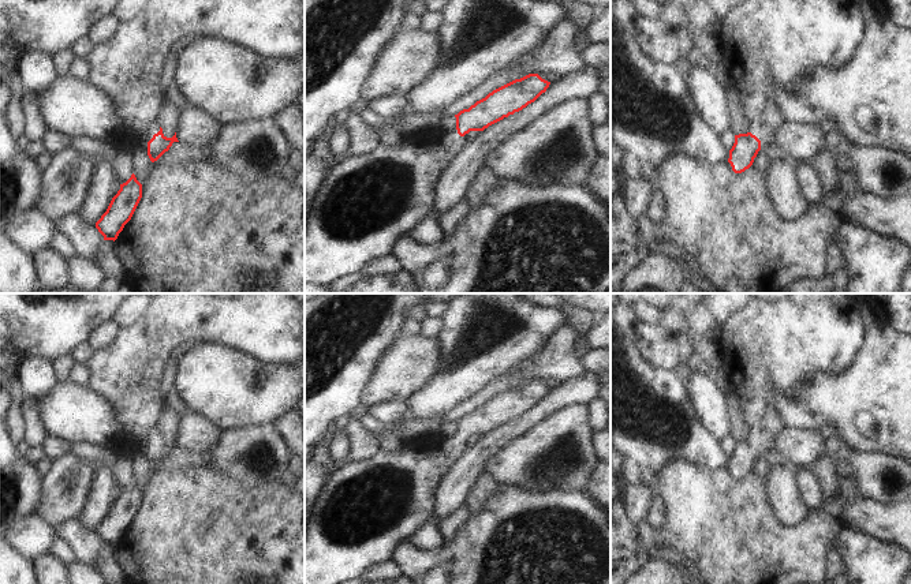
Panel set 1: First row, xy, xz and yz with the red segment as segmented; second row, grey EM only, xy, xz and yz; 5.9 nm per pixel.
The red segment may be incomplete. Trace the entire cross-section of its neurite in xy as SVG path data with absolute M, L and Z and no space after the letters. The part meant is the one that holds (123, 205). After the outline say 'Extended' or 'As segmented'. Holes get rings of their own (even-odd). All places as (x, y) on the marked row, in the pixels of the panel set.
M132 173L131 177L120 184L120 190L112 198L107 211L96 222L96 228L104 240L116 240L124 225L131 220L142 198L142 184Z. As segmented.

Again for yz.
M743 0L733 7L724 19L724 60L739 91L743 111L750 120L751 131L735 135L728 162L735 173L748 169L763 146L774 146L774 131L781 120L776 96L769 83L763 81L769 72L774 82L791 91L791 86L804 74L817 67L844 65L855 53L866 34L866 5L862 0Z. Extended.

